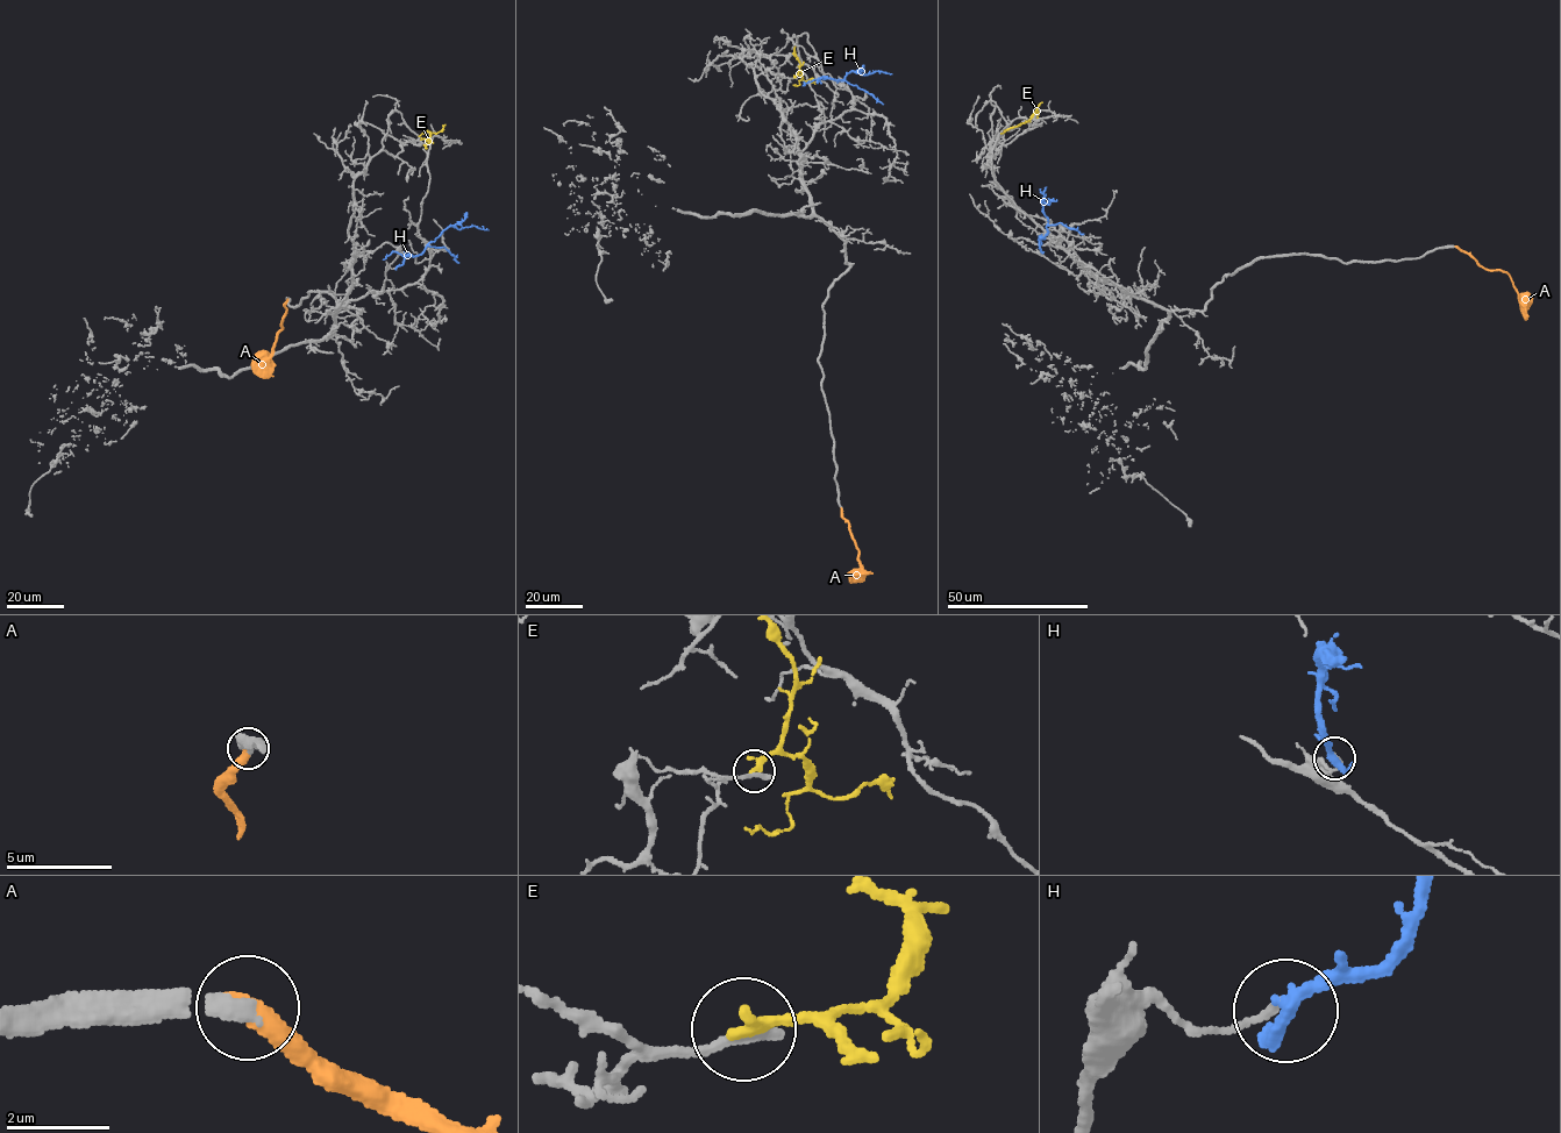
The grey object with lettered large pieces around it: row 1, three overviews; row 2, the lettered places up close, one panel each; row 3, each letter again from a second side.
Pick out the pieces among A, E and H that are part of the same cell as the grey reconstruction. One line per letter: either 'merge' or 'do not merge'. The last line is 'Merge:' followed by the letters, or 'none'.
A: merge
E: do not merge
H: do not merge
Merge: A

